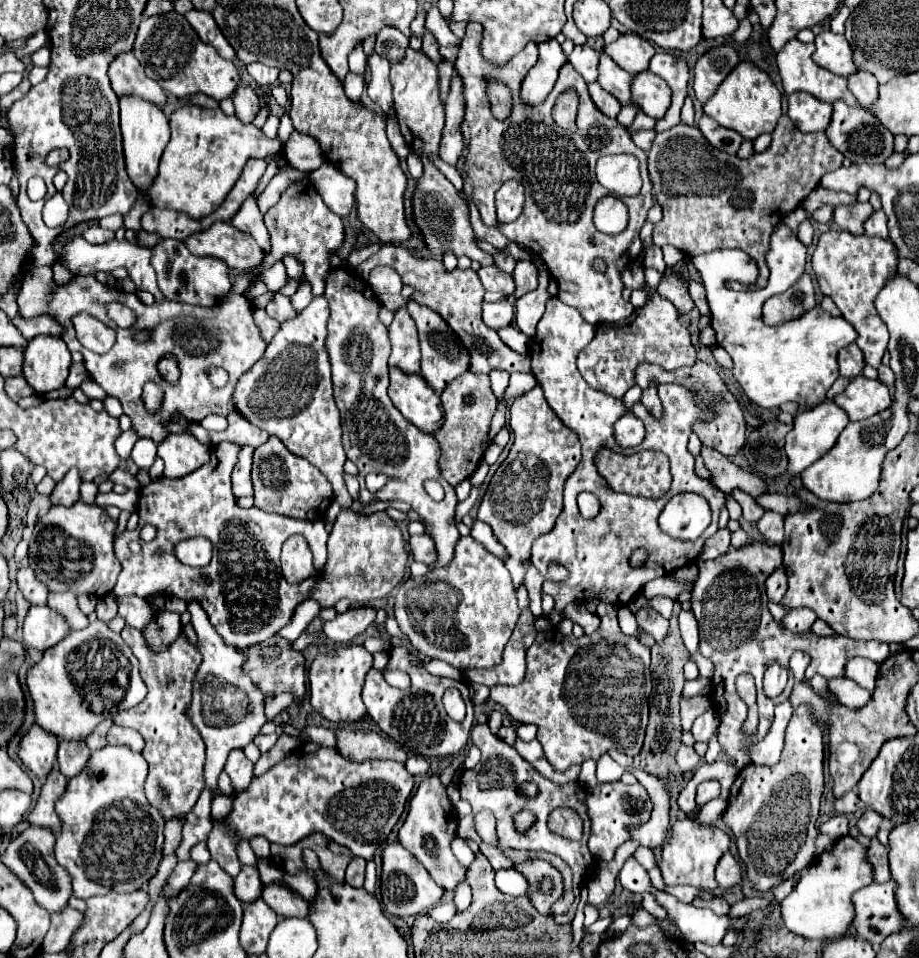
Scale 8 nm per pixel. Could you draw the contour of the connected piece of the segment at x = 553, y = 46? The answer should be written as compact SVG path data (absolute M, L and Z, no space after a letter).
M549 39L539 45L539 61L537 65L527 73L523 85L521 85L521 97L529 103L541 103L547 95L553 83L557 81L559 69L567 63L567 55L563 53L561 45L555 39Z

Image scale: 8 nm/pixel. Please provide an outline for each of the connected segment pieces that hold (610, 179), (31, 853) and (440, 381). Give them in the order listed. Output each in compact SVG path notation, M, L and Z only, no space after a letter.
M627 155L601 157L597 161L597 181L613 195L637 195L641 189L637 159Z
M31 825L9 843L7 851L1 855L1 861L33 891L39 907L43 907L49 913L61 913L69 905L71 875L67 873L65 867L57 863L53 847L55 847L53 833L49 833L49 829L37 829L35 825Z
M409 301L407 303L407 311L413 317L417 331L419 331L419 343L421 343L421 375L425 377L425 381L437 391L441 393L453 379L457 379L459 375L463 375L465 371L469 371L469 351L463 345L459 345L459 337L455 335L455 331L445 323L445 319L435 313L433 309L419 305L417 301Z

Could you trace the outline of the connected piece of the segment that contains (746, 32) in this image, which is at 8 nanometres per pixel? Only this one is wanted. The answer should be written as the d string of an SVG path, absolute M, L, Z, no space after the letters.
M746 16L742 21L740 21L740 25L732 35L732 40L737 43L745 42L752 32L752 25L748 20L748 16Z

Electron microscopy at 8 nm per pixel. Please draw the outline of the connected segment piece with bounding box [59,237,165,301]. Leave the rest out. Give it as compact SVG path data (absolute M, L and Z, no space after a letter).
M73 237L65 245L59 261L65 263L75 275L89 275L89 273L95 273L95 271L111 271L115 267L123 267L123 269L127 269L127 275L137 285L137 289L149 291L149 293L155 295L157 301L163 301L165 297L161 297L161 291L157 289L157 283L155 283L155 271L151 267L151 257L153 257L153 249L143 247L137 241L117 241L117 239L113 239L105 245L91 245L83 237Z

